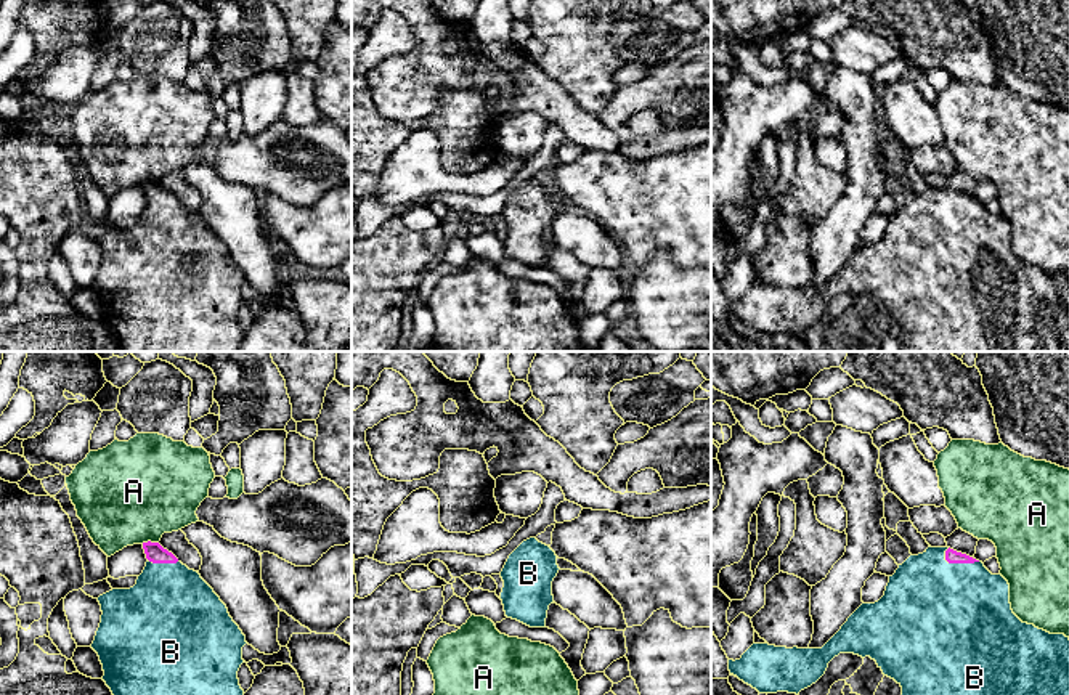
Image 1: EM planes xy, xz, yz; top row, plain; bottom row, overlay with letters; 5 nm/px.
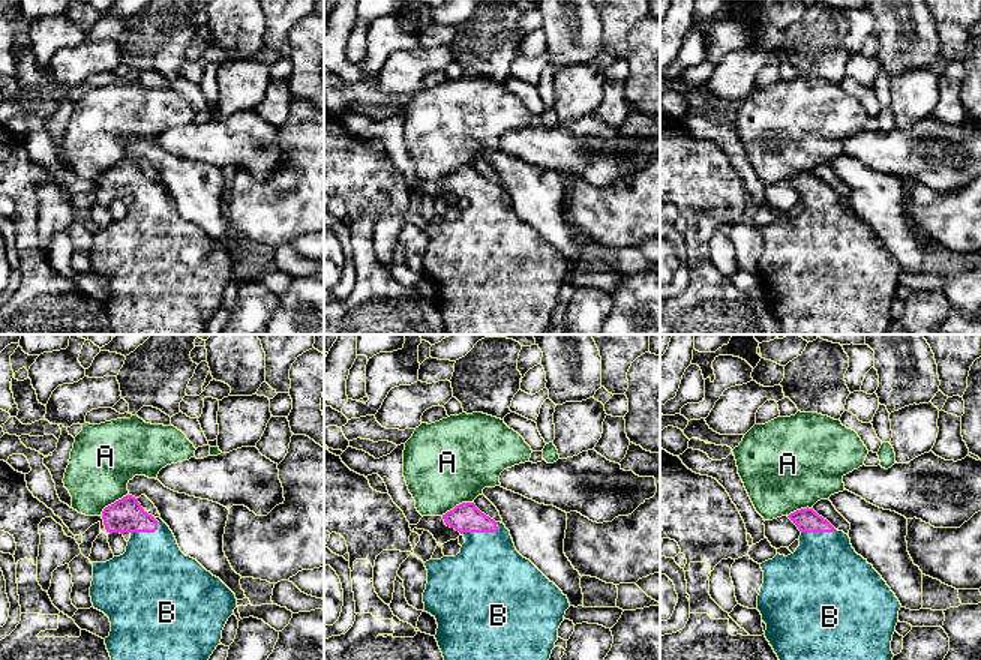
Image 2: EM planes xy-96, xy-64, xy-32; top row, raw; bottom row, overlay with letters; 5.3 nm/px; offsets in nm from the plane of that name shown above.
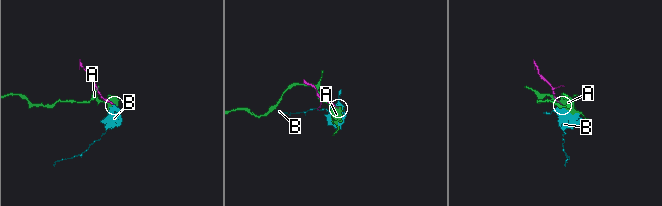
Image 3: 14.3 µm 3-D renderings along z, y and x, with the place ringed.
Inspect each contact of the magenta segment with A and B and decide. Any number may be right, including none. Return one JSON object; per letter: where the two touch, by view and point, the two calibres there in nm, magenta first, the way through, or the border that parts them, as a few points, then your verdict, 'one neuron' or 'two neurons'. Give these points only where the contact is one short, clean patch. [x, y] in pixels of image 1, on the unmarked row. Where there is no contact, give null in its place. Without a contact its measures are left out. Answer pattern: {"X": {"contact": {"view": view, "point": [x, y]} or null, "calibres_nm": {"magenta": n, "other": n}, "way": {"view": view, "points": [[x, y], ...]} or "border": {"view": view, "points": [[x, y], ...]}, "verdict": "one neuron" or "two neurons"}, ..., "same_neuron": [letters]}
{"A": {"contact": {"view": "xy", "point": [150, 182]}, "calibres_nm": {"magenta": 100, "other": 500}, "verdict": "two neurons"}, "B": {"contact": {"view": "yz", "point": [959, 203]}, "calibres_nm": {"magenta": 70, "other": 500}, "way": {"view": "yz", "points": [[952, 196], [959, 203], [954, 252]]}, "verdict": "one neuron"}, "same_neuron": ["B"]}

